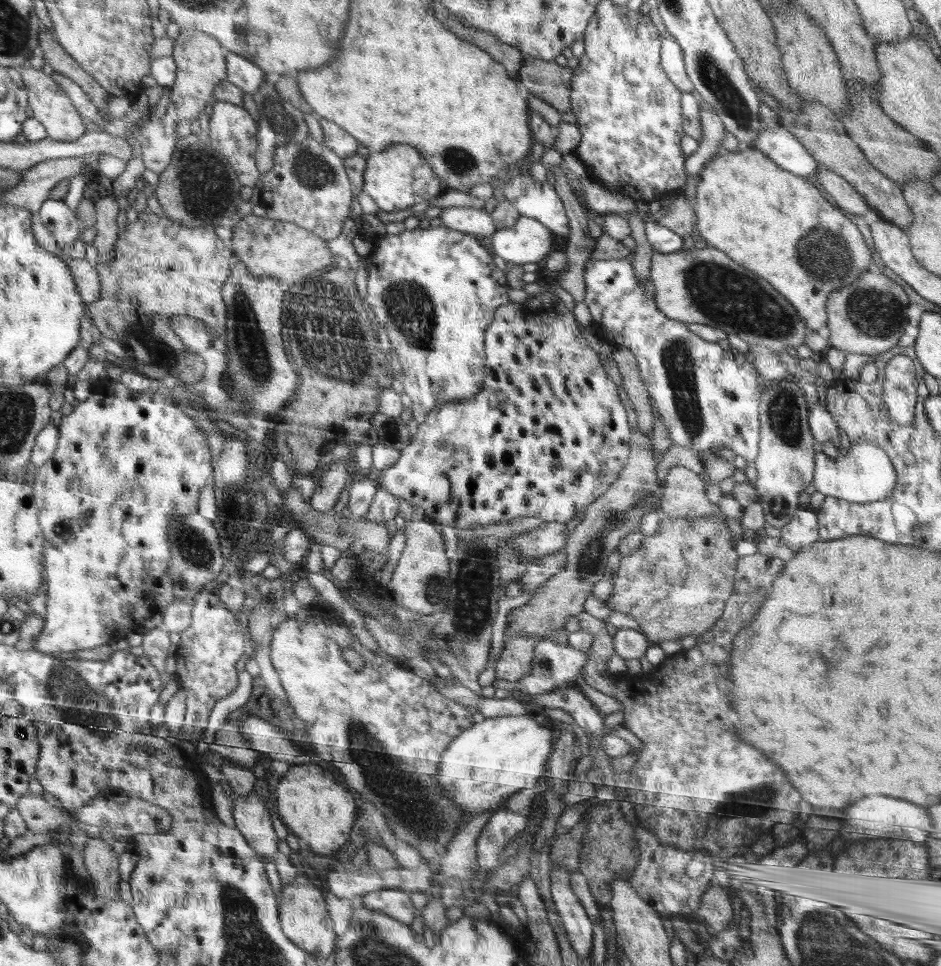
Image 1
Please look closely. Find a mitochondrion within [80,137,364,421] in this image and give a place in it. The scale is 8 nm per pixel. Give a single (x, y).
(204, 182)

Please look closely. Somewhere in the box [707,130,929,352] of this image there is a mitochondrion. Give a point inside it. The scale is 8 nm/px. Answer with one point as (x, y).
(822, 252)

